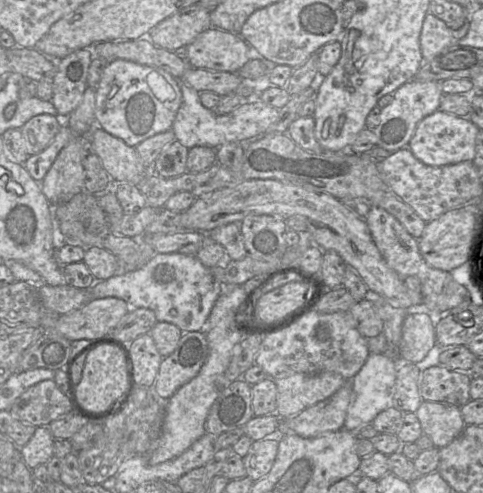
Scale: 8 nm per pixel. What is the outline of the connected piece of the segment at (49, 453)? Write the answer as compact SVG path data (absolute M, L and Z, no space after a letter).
M48 426L36 427L30 440L20 447L19 456L30 469L46 464L53 457L54 440Z

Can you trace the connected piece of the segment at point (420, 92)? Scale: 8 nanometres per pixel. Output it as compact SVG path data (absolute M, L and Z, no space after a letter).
M412 79L393 93L393 101L381 111L380 122L373 129L376 146L389 152L397 151L408 145L418 123L426 116L439 109L443 92L441 82L418 81Z

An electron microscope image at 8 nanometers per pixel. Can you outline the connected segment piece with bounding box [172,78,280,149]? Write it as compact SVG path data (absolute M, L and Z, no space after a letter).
M177 78L182 92L182 103L176 114L172 130L175 138L188 149L195 146L206 146L217 149L227 142L241 142L255 138L264 133L271 124L277 121L280 109L265 104L257 98L244 101L228 114L217 115L205 108L200 101L200 93L187 85L182 78Z

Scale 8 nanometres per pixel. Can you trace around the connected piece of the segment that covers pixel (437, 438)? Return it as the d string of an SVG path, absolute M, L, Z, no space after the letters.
M422 401L415 413L423 434L439 449L450 444L466 426L461 407L451 404Z

